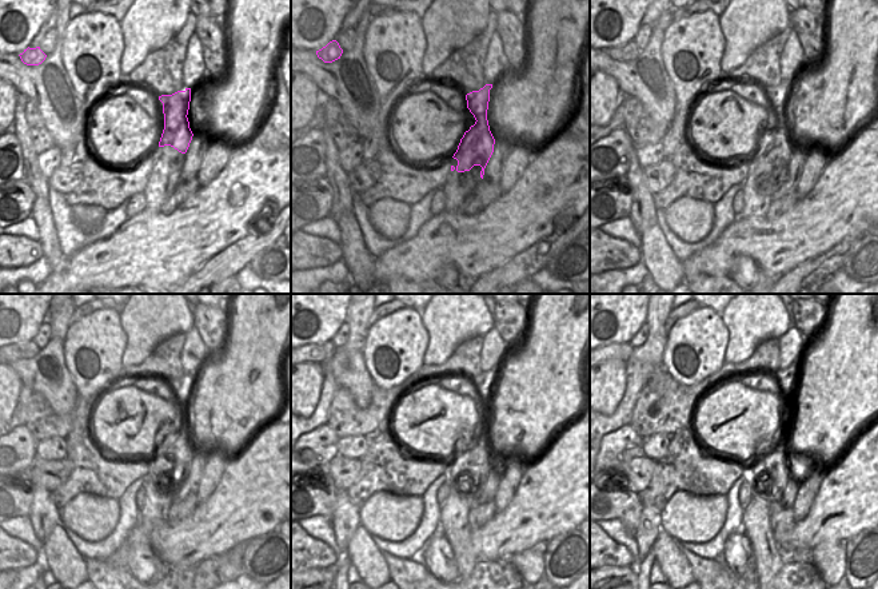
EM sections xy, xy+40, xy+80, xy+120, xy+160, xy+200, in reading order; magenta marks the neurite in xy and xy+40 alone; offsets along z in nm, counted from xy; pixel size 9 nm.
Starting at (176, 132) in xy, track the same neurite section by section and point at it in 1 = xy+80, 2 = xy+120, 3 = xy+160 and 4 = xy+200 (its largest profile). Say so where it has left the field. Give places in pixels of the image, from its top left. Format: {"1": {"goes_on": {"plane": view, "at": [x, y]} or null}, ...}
{"1": {"goes_on": {"plane": "xy+80", "at": [775, 148]}}, "2": {"goes_on": {"plane": "xy+120", "at": [174, 454]}}, "3": {"goes_on": {"plane": "xy+160", "at": [475, 460]}}, "4": {"goes_on": {"plane": "xy+200", "at": [774, 462]}}}

